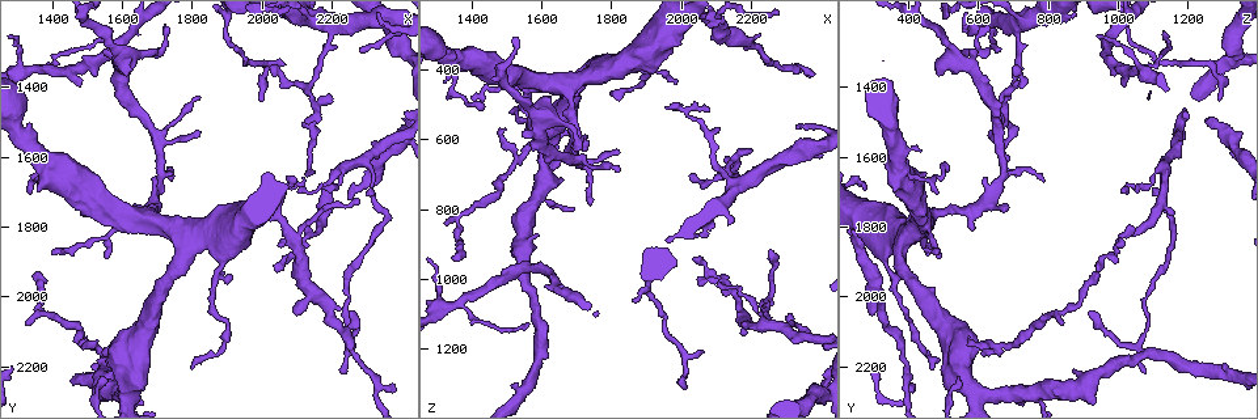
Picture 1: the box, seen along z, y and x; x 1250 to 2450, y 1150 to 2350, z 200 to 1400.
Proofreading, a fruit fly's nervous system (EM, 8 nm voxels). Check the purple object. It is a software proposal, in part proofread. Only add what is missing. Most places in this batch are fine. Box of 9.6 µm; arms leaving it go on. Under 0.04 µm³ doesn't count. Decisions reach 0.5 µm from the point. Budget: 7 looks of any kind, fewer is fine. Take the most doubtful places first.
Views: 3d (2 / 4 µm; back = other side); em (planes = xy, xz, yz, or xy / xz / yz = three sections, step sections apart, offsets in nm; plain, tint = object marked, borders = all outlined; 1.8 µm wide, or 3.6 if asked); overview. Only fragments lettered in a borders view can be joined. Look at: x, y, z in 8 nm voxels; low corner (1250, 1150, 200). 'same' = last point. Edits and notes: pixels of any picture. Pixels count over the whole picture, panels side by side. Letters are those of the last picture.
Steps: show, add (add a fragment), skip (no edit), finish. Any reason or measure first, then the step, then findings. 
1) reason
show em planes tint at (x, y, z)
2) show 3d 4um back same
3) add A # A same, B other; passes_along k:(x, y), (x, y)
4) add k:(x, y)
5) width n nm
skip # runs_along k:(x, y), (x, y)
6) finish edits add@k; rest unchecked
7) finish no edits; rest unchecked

branch stops here
show 3d 4um at (1340, 1940, 950)

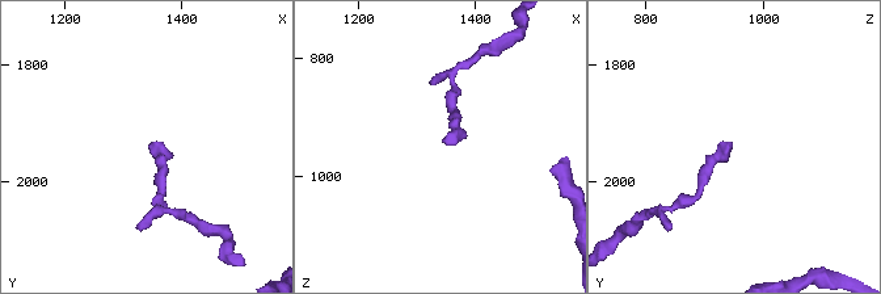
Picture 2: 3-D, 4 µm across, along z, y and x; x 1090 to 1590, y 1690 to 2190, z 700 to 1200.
need the tissue
show em planes borders at (1340, 1940, 940)

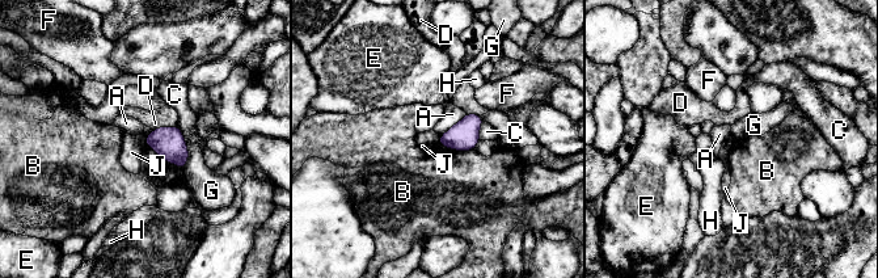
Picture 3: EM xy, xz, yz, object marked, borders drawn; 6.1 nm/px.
longest_contact B 280 nm
skip # A other, B other, C other, D other, E other, F other, G other, H other, J other; none of them fits

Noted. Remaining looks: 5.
tapers out
show 3d 2um at (2050, 1850, 1000)

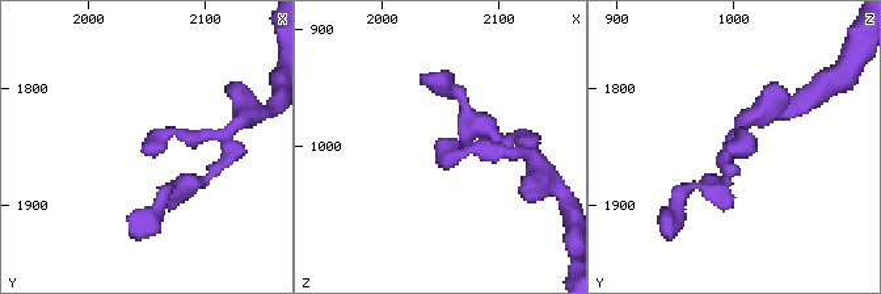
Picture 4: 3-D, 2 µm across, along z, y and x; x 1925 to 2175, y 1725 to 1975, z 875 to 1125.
need the tissue
show em planes borders at (2044, 1856, 1002)

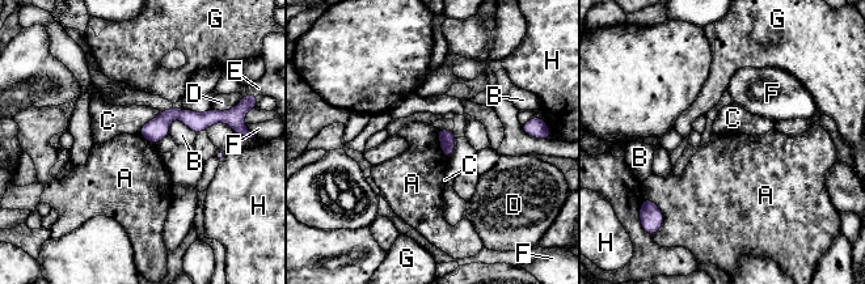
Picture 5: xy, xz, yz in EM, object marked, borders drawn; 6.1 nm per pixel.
skip # A other, B other, C other, D other, E other, F other, G other, H other; border 5:(437, 130), (441, 151), (447, 159); none of them fits

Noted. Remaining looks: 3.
an open end
show em xz step 4 tint at (2250, 2050, 930)

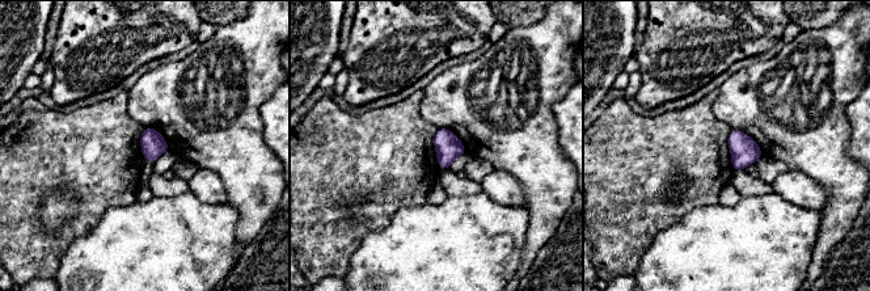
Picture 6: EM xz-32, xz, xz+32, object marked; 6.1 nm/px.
show em planes borders same

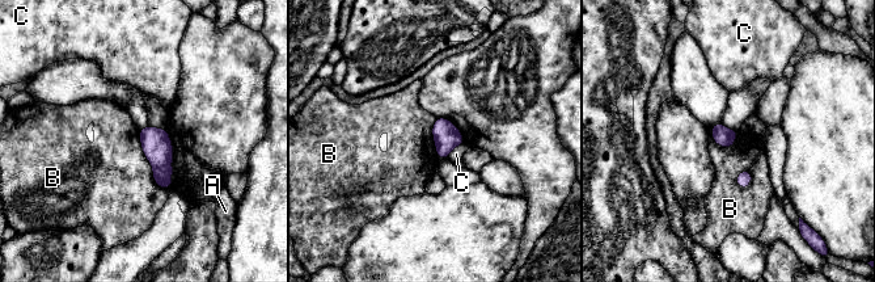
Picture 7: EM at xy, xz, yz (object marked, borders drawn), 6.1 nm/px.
longest_contact B 400 nm
skip # A other, B other, C other; border 7:(139, 130), (152, 179), (167, 189); no lettered fragment goes on from it

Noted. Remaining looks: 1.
finish no edits; rest unchecked

